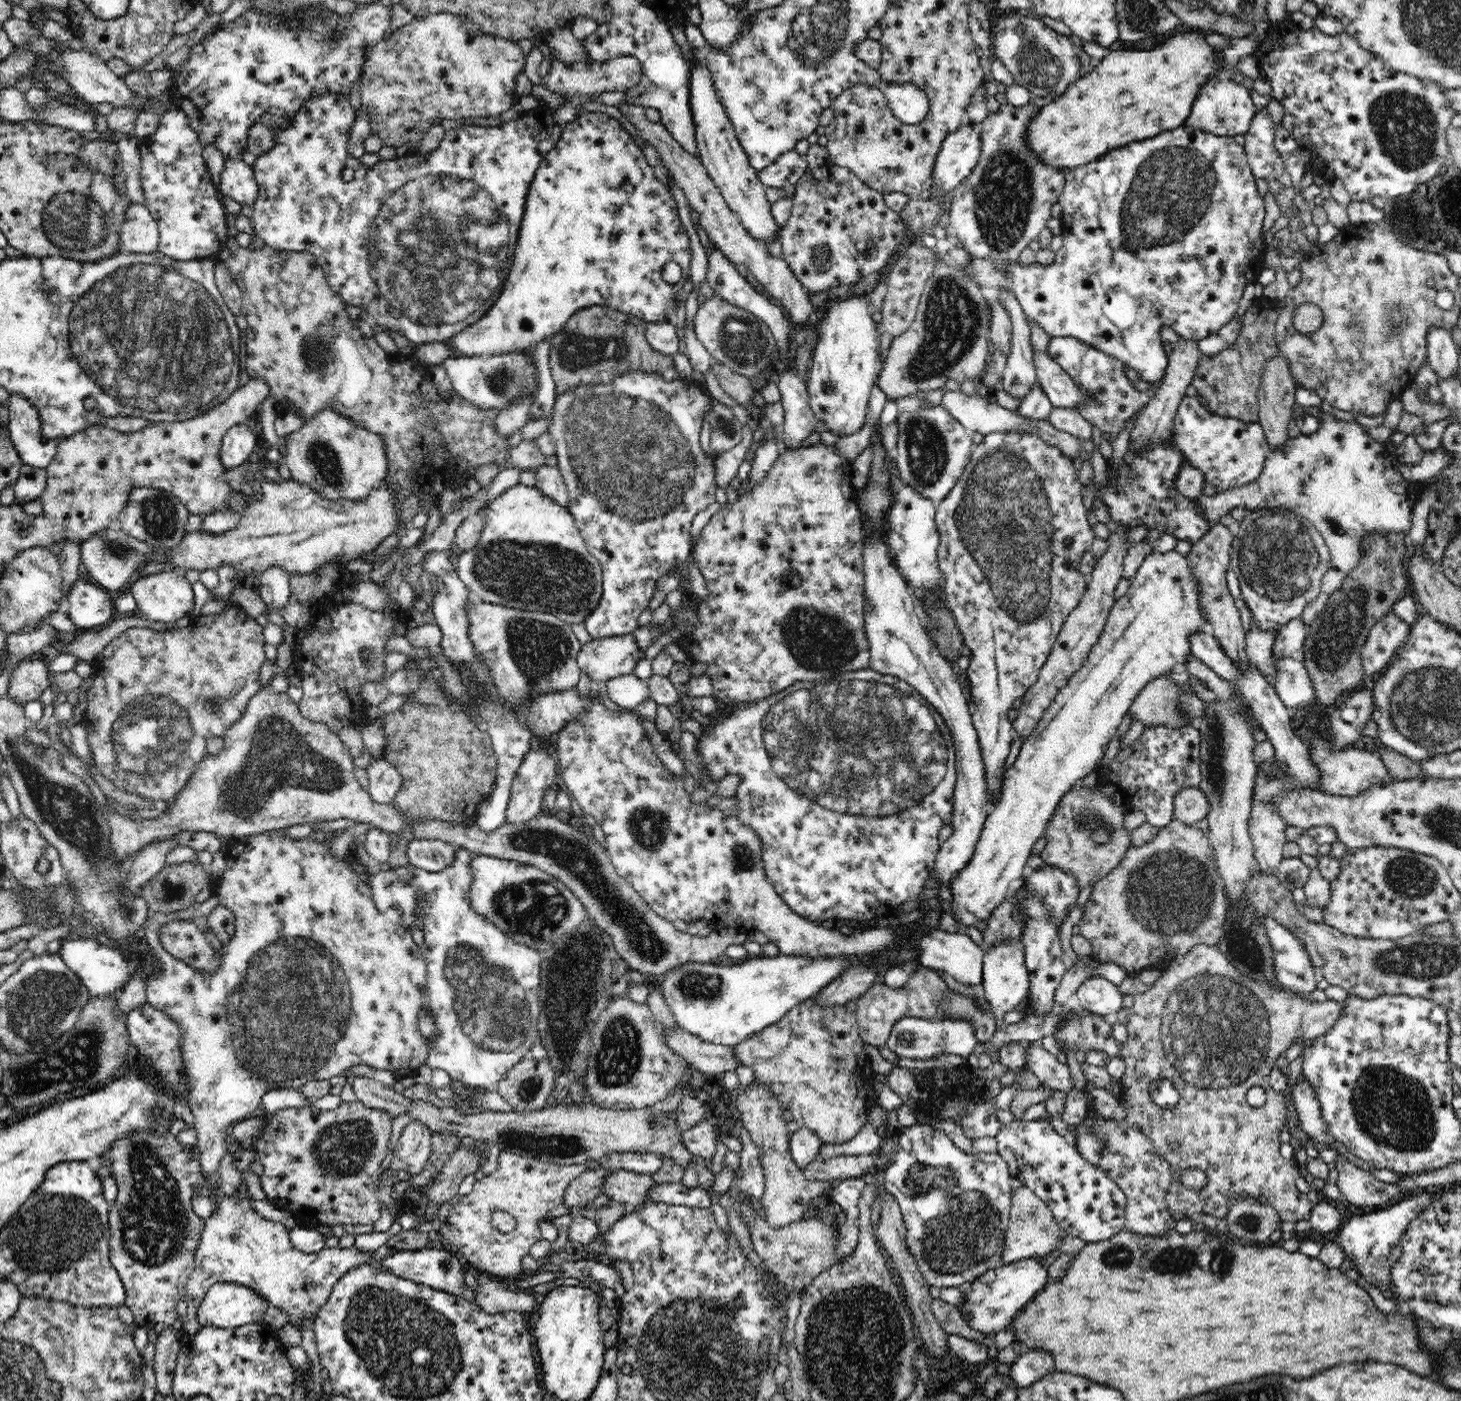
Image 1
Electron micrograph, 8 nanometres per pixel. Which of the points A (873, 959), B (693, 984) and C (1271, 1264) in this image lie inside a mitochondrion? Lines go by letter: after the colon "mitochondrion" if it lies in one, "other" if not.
A: other
B: mitochondrion
C: other

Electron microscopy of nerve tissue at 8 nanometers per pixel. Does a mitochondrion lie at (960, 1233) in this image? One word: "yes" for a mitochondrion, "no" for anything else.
yes

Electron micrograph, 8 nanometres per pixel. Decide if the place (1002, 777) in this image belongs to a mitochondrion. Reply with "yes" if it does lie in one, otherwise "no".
no

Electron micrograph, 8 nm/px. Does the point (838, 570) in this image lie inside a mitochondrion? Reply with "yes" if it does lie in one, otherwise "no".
no

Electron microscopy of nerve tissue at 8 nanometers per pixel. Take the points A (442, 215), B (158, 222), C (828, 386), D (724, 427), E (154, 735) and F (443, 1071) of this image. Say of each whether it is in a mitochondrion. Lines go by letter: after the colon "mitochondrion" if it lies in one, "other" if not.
A: mitochondrion
B: other
C: mitochondrion
D: mitochondrion
E: mitochondrion
F: other

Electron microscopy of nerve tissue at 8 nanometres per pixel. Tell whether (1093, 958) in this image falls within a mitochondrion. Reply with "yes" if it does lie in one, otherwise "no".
no

